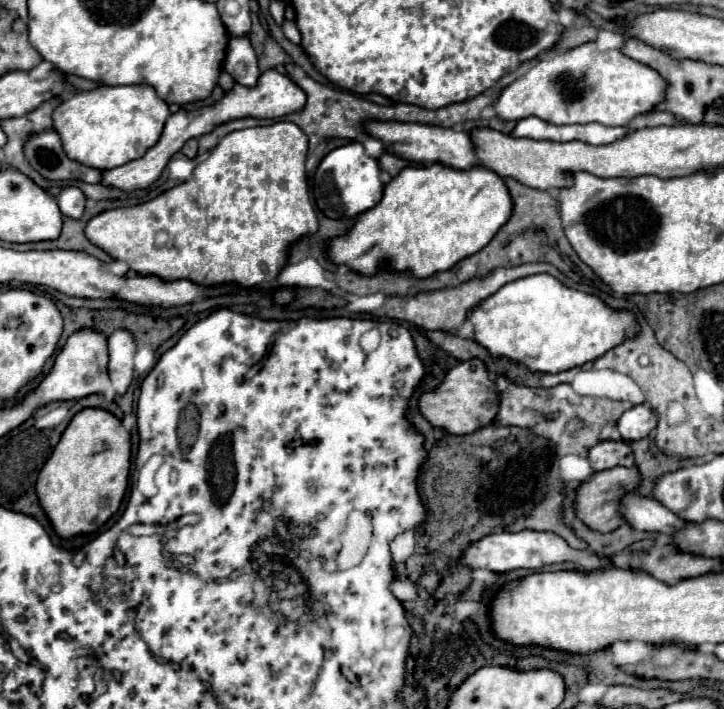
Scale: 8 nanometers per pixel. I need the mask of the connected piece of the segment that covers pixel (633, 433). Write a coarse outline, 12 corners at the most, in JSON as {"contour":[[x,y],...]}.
{"contour":[[632,406],[618,420],[626,442],[646,438],[656,426],[656,412]]}

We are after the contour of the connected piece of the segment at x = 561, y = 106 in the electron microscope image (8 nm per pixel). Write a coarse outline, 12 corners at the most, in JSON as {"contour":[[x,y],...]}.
{"contour":[[594,42],[502,90],[500,120],[628,126],[664,98],[656,70]]}

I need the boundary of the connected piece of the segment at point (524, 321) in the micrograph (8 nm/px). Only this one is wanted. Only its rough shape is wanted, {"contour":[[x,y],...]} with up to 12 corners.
{"contour":[[520,278],[472,308],[492,358],[558,374],[638,332],[634,314]]}

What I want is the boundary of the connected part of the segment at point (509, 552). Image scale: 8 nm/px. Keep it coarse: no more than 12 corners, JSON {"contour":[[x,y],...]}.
{"contour":[[500,532],[466,546],[460,564],[492,572],[554,562],[602,566],[552,532]]}

